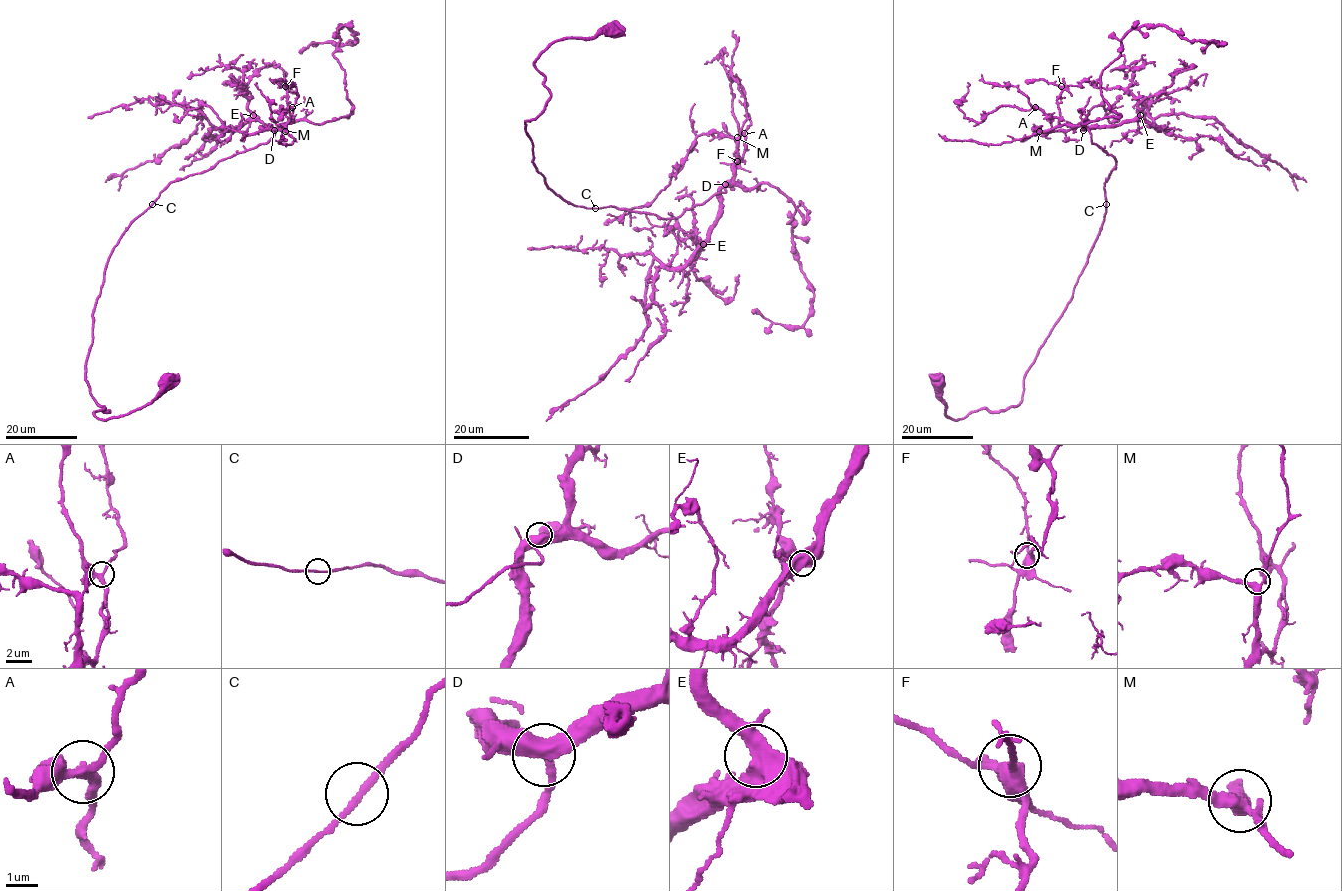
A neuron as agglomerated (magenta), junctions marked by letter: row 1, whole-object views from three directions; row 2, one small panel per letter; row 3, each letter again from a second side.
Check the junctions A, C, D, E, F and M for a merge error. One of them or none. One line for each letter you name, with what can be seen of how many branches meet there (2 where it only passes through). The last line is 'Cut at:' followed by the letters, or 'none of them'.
Cut at: none of them

